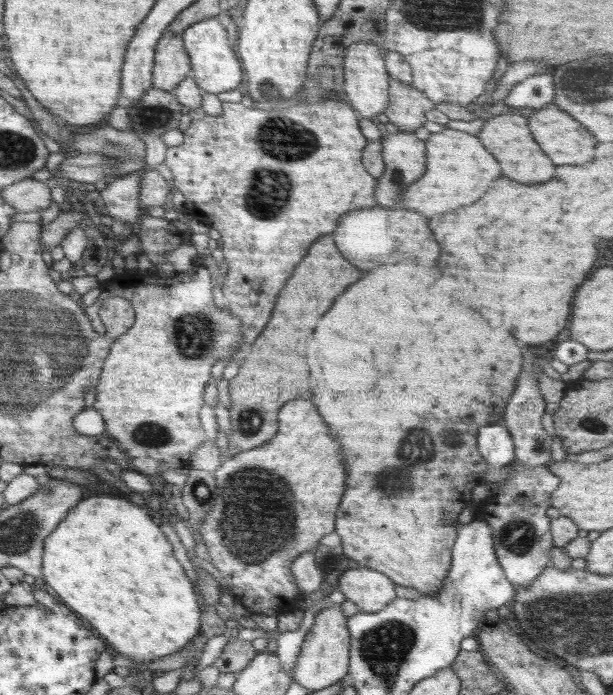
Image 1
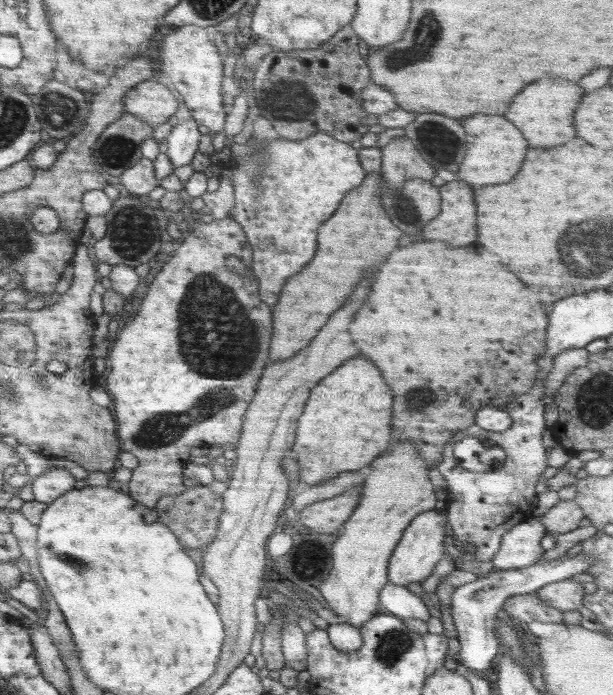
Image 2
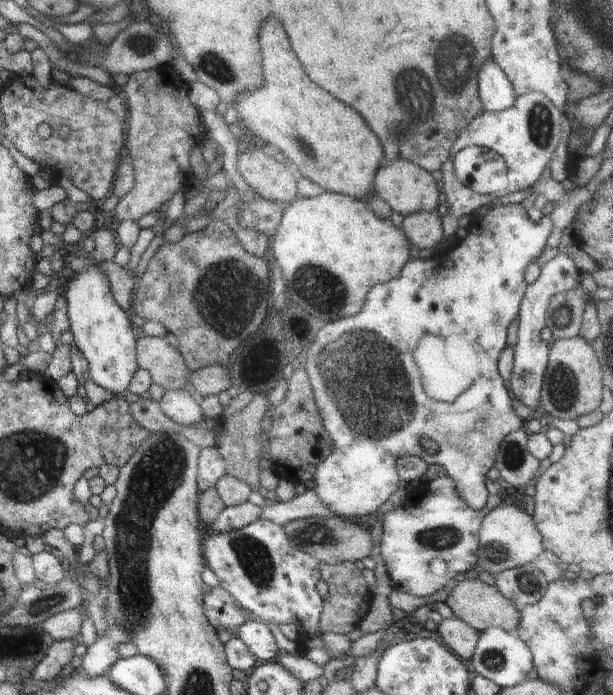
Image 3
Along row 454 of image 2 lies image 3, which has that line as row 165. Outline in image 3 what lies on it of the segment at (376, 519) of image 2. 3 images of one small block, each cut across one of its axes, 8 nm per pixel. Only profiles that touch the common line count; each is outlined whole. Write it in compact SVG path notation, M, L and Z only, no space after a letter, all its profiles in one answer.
M406 159L381 164L373 178L373 190L392 211L402 216L418 211L436 211L438 203L443 199L441 183L434 180L432 173Z

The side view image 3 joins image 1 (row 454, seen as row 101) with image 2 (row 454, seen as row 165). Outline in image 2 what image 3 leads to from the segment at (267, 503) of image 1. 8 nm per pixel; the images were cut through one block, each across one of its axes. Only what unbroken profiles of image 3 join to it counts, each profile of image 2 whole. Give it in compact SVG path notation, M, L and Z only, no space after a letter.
M352 358L344 362L340 368L336 368L332 374L328 374L324 380L320 380L316 388L312 388L304 414L298 418L298 430L292 446L292 452L296 454L296 462L290 464L298 464L298 468L291 467L300 472L298 474L300 481L312 486L324 480L332 480L342 472L354 472L364 466L370 466L390 446L390 440L394 440L390 428L390 414L392 414L390 406L392 406L390 388L386 386L380 372L376 372L376 366L372 366L364 358Z

